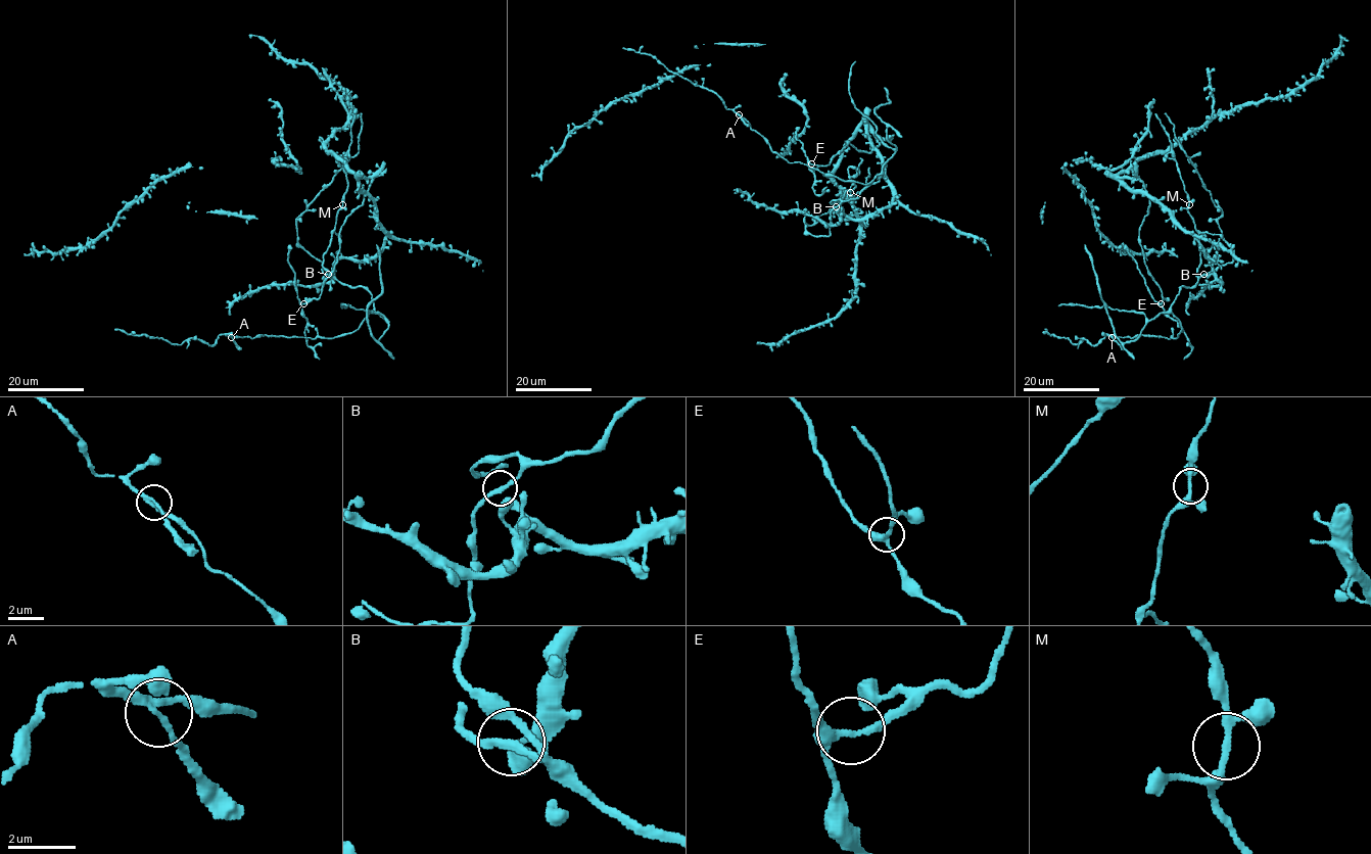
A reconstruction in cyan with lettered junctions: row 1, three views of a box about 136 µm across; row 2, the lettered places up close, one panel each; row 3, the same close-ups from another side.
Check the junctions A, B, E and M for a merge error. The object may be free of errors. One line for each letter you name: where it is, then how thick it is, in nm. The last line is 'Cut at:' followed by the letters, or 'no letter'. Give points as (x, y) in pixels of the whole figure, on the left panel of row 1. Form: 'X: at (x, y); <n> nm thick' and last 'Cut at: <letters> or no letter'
Cut at: no letter

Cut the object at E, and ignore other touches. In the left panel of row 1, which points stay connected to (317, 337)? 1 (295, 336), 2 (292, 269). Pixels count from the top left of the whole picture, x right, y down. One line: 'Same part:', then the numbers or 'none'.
Same part: 1

